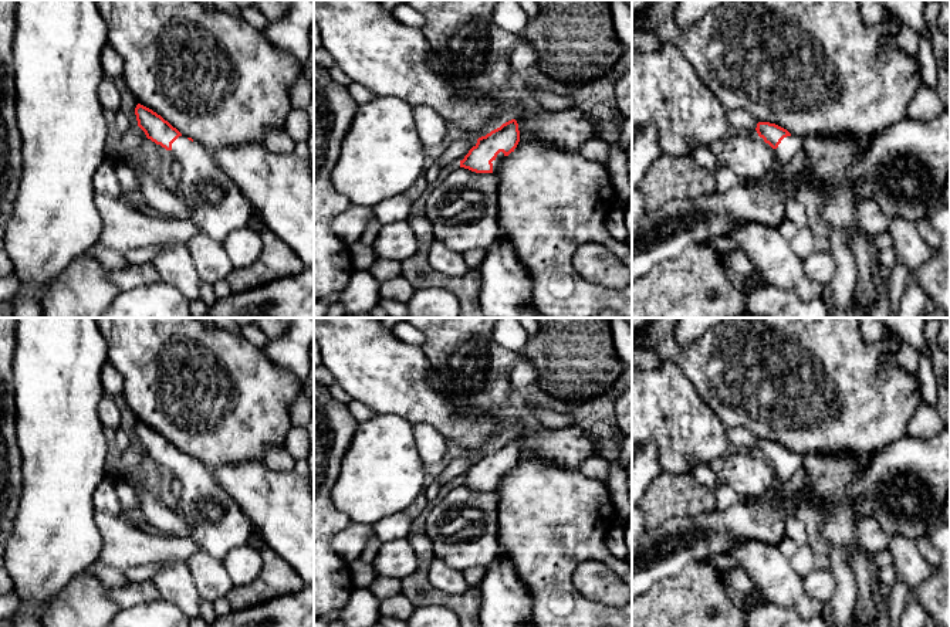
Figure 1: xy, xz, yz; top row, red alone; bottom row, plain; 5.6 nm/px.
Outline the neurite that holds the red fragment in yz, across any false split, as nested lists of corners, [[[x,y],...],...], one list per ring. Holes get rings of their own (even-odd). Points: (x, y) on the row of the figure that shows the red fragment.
[[[758,122],[755,128],[760,138],[774,152],[774,166],[753,184],[736,184],[724,193],[713,193],[692,200],[670,200],[655,211],[646,211],[632,223],[632,281],[645,277],[657,262],[679,257],[692,244],[706,244],[711,237],[728,238],[740,224],[760,223],[765,227],[778,228],[785,218],[784,203],[795,194],[798,184],[805,184],[815,192],[817,182],[804,169],[787,174],[785,169],[792,156],[802,149],[804,139],[791,135],[787,129]]]

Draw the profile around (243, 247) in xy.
[[[253,224],[229,233],[223,245],[234,268],[253,265],[263,250],[260,233]]]

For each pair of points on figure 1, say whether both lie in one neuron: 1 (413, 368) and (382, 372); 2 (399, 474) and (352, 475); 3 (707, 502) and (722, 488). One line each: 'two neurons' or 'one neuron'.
1: one neuron
2: one neuron
3: two neurons

